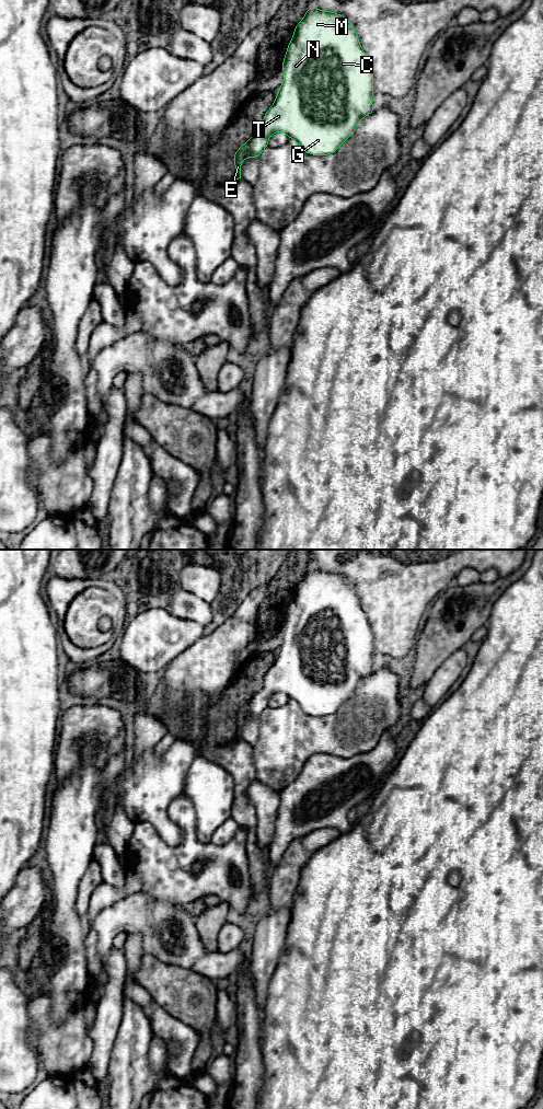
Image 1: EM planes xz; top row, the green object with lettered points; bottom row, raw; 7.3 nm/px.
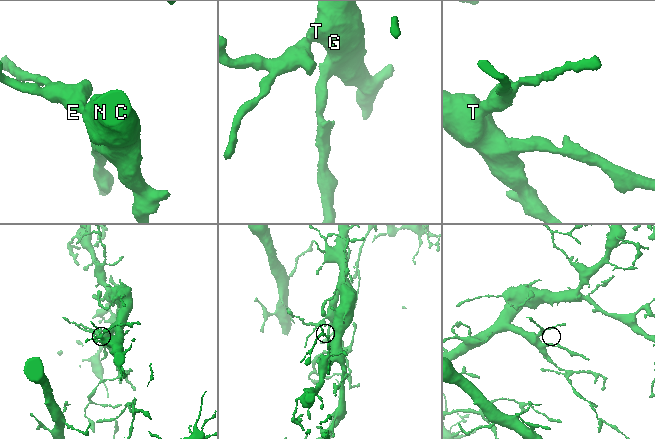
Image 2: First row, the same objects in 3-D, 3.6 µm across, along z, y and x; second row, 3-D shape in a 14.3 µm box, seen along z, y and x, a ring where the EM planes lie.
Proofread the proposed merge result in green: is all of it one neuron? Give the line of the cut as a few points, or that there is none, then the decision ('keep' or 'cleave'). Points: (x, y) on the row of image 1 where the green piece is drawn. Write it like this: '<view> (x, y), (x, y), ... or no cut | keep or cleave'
no cut | keep

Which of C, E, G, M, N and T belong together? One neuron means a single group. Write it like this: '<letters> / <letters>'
C E G M N T

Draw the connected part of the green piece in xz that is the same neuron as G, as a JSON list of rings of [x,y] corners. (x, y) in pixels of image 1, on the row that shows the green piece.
[[[310,7],[303,19],[296,25],[291,42],[282,61],[284,82],[277,90],[273,105],[263,117],[263,126],[233,155],[236,172],[235,180],[241,178],[241,164],[247,158],[258,158],[267,148],[269,137],[284,132],[298,142],[305,153],[328,155],[355,132],[359,122],[373,113],[372,96],[373,73],[363,51],[354,25],[343,15]]]

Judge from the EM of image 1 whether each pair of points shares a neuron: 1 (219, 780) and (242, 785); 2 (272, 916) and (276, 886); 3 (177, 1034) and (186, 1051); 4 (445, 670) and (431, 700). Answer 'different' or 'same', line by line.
1: different
2: different
3: same
4: same

